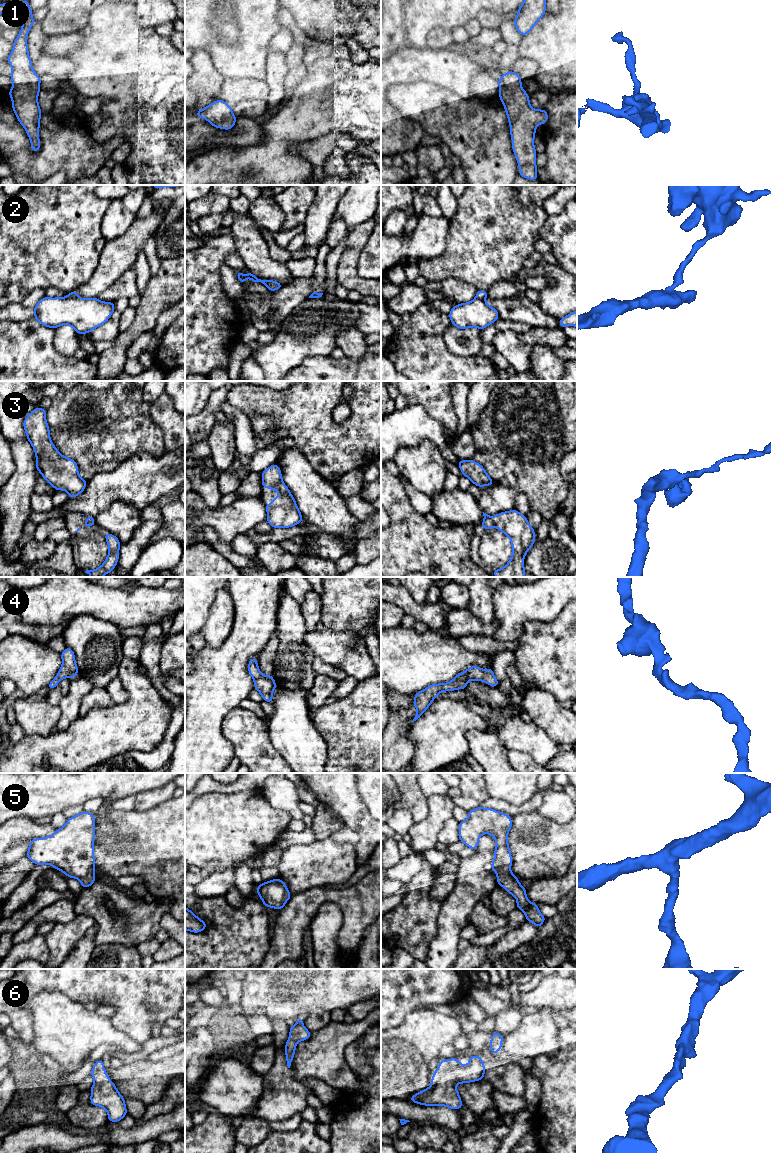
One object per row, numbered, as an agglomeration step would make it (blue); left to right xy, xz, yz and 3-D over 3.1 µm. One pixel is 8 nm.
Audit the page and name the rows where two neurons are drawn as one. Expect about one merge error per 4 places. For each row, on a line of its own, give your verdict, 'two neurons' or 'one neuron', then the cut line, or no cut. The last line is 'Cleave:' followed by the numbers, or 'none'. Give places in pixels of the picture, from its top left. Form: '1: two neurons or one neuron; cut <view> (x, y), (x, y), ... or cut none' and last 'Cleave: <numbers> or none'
1: one neuron; cut none
2: two neurons; cut yz (476, 296), (484, 300)
3: one neuron; cut none
4: one neuron; cut none
5: one neuron; cut none
6: one neuron; cut none
Cleave: 2

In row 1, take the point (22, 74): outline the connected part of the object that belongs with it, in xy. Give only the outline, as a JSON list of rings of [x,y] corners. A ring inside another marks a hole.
[[[25,0],[17,4],[9,2],[0,4],[0,14],[2,13],[11,13],[23,21],[21,31],[13,42],[12,52],[6,58],[12,66],[10,79],[13,88],[9,90],[8,94],[12,99],[12,109],[31,141],[32,151],[38,152],[40,150],[39,127],[42,114],[38,104],[38,94],[42,79],[32,68],[27,45],[28,32],[35,23],[32,16],[33,11],[28,0]]]

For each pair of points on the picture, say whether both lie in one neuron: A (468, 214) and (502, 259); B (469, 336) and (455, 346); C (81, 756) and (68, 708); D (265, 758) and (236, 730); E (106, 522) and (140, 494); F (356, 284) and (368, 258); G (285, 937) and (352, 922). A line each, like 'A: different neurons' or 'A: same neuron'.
A: same neuron
B: same neuron
C: different neurons
D: same neuron
E: different neurons
F: different neurons
G: same neuron

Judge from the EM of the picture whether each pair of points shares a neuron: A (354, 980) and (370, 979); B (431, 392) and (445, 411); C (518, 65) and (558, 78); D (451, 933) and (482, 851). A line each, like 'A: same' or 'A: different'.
A: same
B: same
C: different
D: same

